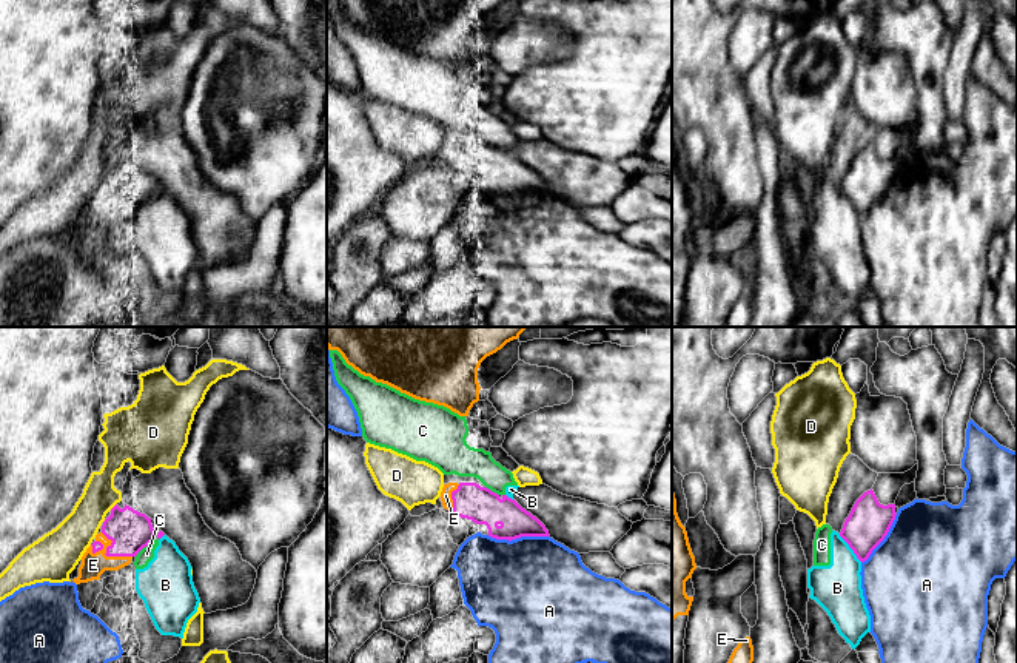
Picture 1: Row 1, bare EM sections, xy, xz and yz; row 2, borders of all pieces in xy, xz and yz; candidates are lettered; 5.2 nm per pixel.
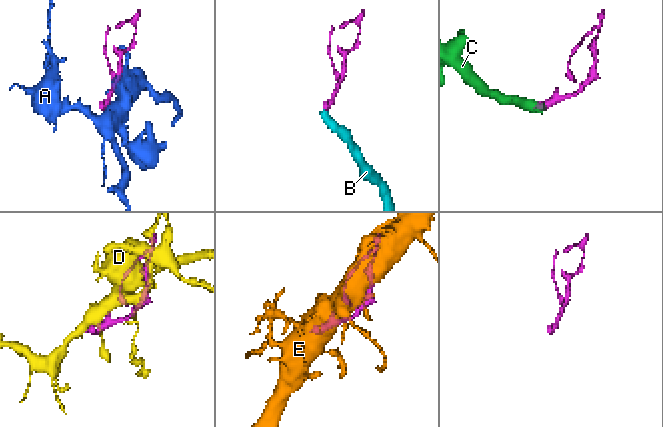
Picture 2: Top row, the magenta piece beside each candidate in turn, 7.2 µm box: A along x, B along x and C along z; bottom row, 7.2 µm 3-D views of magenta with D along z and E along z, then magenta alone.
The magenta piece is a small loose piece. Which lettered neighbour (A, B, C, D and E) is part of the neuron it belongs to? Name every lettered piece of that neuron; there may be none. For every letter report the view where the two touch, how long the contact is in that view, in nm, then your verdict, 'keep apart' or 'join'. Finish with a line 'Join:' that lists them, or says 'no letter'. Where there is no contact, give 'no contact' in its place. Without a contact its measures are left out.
A: xz | 320 nm | keep apart
B: yz | 200 nm | keep apart
C: xy | 130 nm | keep apart
D: xy | 50 nm | keep apart
E: xy | 220 nm | join
Join: E

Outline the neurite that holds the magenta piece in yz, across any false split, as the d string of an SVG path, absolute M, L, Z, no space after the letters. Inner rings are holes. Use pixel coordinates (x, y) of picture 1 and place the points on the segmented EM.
M871 489L855 501L843 524L840 537L849 544L857 558L863 563L884 540L895 520L895 515L895 504L880 504L874 490Z

